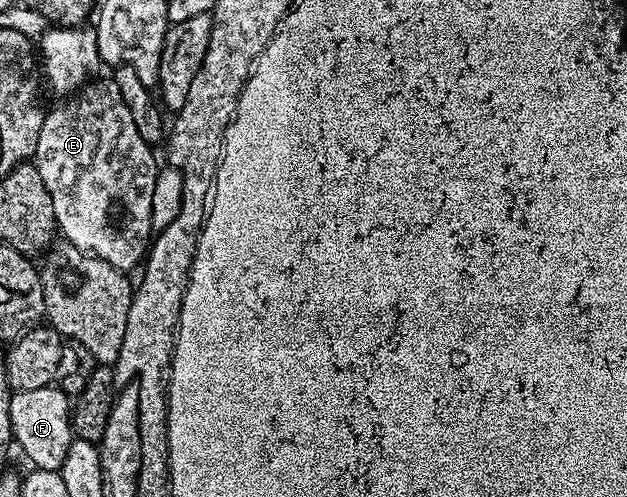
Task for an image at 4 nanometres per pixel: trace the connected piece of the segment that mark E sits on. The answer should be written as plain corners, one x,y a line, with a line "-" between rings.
98,78
90,81
76,92
72,97
66,98
62,107
57,107
54,111
50,110
43,121
43,129
39,133
37,142
37,153
35,162
39,177
43,177
43,185
47,185
47,193
51,193
51,201
55,205
55,217
60,234
65,234
64,238
73,243
80,251
88,252
90,255
97,256
115,269
124,273
131,272
133,266
140,264
144,260
151,242
152,227
152,194
155,190
156,177
158,175
159,163
153,160
154,148
149,146
147,141
139,137
139,132
132,120
131,109
125,103
120,91
113,83
112,78

